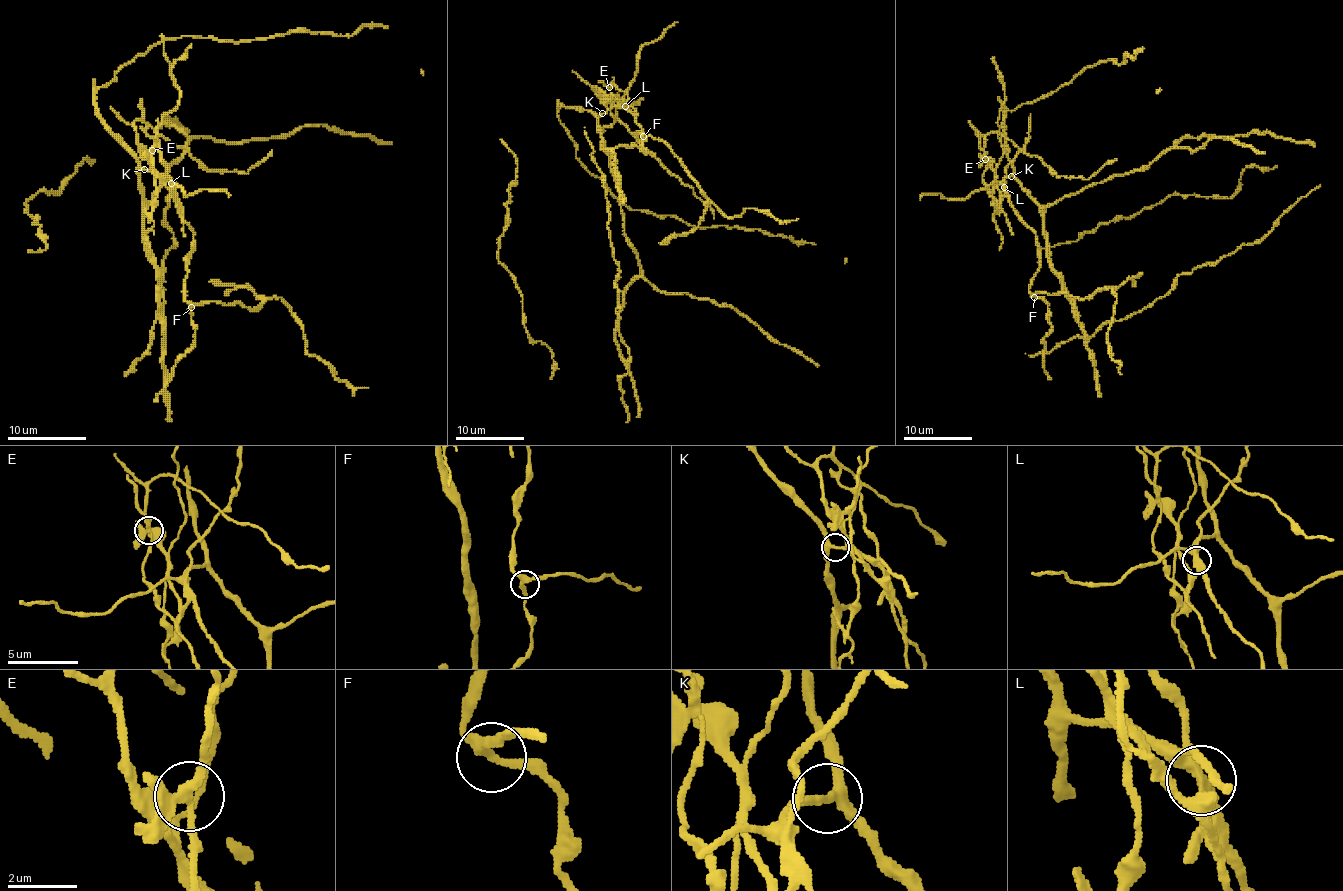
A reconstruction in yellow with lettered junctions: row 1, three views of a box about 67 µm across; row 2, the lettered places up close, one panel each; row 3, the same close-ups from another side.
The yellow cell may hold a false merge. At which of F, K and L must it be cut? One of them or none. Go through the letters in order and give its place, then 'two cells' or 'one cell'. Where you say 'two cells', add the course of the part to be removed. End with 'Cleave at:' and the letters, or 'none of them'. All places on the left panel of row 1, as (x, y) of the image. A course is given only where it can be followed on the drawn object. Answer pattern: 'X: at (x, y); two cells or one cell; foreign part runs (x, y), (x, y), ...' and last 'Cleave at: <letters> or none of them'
F: at (191, 307); one cell
K: at (144, 169); one cell
L: at (171, 183); two cells; foreign part runs (171, 183), (169, 189), (138, 142), (134, 122), (144, 120), (209, 169), (248, 173), (272, 150)
Cleave at: L

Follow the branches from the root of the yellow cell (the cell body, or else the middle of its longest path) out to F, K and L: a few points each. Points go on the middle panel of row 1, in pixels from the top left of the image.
F: (612, 168), (603, 148), (598, 117), (614, 106), (624, 106), (645, 134), (640, 141), (638, 131), (643, 136)
K: (612, 168), (598, 124), (602, 113)
L: (612, 168), (603, 148), (598, 117), (614, 106), (626, 106)

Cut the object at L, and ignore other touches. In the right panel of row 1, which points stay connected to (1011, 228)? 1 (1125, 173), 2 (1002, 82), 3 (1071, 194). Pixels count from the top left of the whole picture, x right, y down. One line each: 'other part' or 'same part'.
1: other part
2: same part
3: other part

